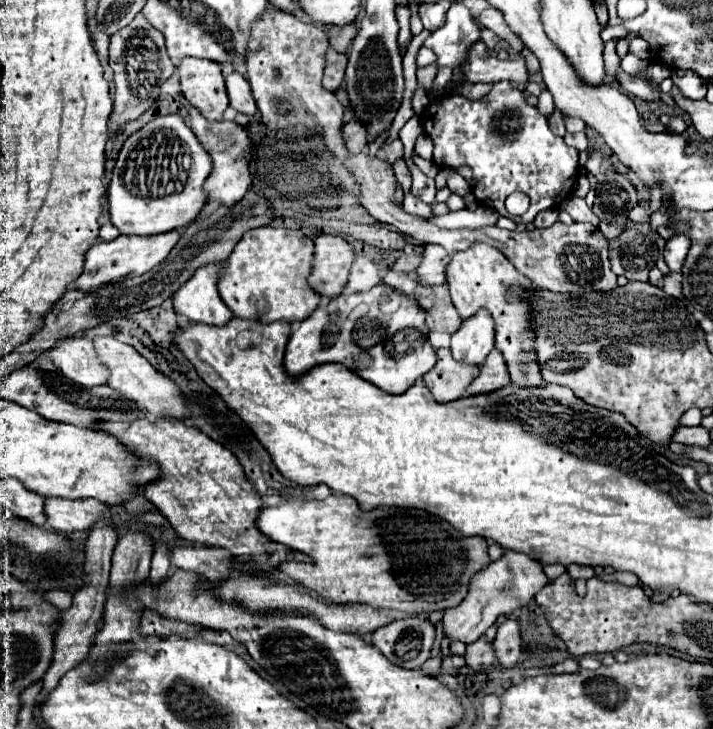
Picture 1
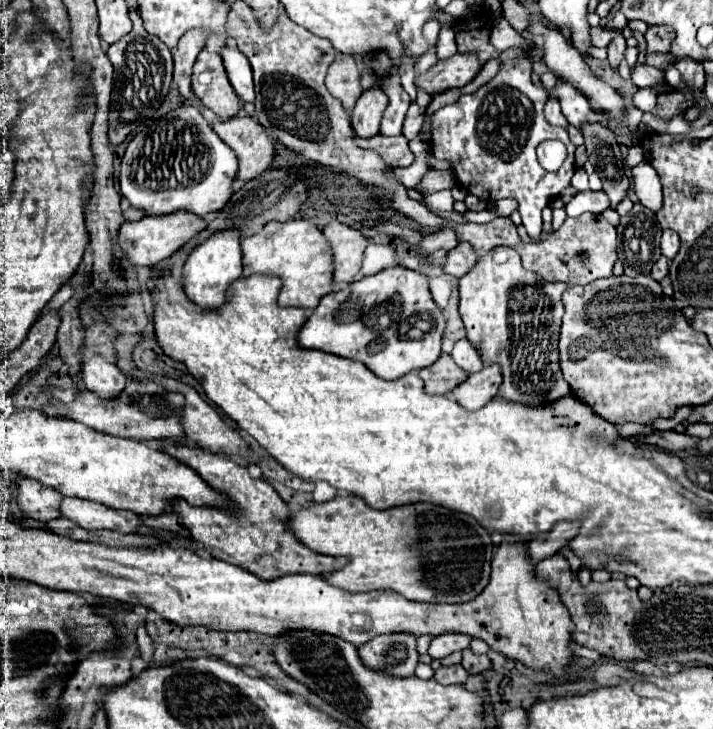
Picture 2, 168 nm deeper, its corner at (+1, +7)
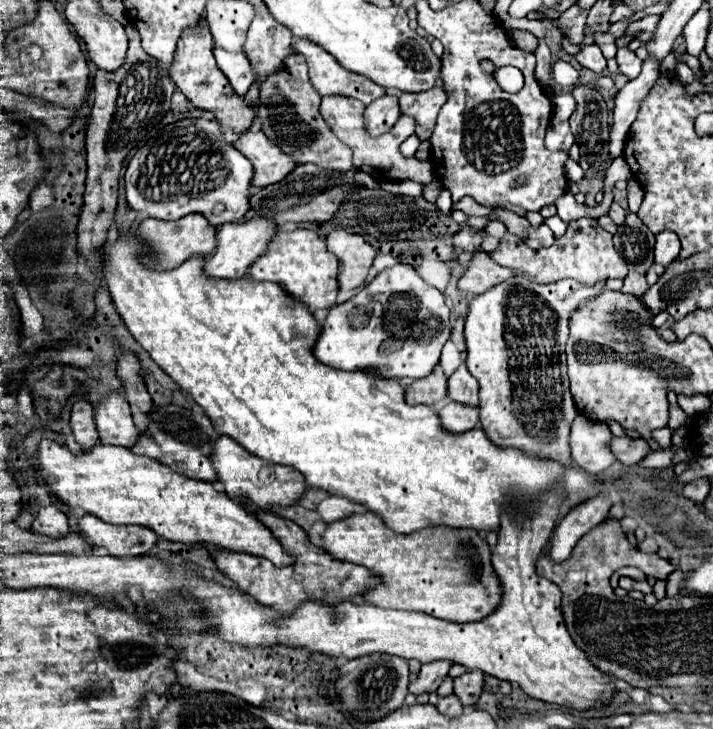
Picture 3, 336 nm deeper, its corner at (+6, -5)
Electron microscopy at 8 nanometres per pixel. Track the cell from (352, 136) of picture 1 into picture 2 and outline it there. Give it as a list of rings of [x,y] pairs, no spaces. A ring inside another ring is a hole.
[[[380,88],[366,90],[356,102],[352,128],[360,138],[370,138],[380,132],[380,120],[388,106],[388,96]]]

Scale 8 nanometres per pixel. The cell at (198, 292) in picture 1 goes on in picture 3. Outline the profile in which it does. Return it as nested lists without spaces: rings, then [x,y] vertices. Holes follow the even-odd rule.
[[[251,220],[251,222],[239,222],[239,224],[223,224],[217,228],[217,248],[213,254],[205,256],[203,272],[209,278],[215,280],[237,280],[245,276],[247,266],[253,264],[255,258],[259,258],[267,244],[271,242],[271,236],[277,232],[275,224],[271,220]]]

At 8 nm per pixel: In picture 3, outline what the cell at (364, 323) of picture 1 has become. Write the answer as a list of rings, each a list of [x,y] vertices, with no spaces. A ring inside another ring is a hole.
[[[397,264],[389,270],[383,270],[377,278],[373,278],[369,284],[363,286],[359,294],[355,294],[351,300],[337,304],[329,310],[319,338],[313,346],[313,356],[337,370],[369,370],[385,380],[393,378],[425,378],[431,374],[431,370],[439,364],[439,354],[443,344],[449,340],[451,334],[451,320],[449,320],[449,308],[445,304],[445,296],[429,286],[415,268]]]

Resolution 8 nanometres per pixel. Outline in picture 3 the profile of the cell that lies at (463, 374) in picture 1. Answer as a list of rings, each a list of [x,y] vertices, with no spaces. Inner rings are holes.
[[[437,366],[431,372],[431,376],[415,380],[405,390],[407,404],[427,404],[427,406],[433,406],[433,404],[437,404],[437,402],[441,402],[445,398],[447,398],[447,378],[445,378],[441,366]]]

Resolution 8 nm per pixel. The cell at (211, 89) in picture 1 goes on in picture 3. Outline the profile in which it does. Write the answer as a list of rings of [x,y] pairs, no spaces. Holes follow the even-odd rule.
[[[197,26],[191,32],[185,32],[183,40],[179,40],[179,48],[175,52],[175,60],[173,60],[173,66],[169,68],[169,74],[173,82],[179,86],[179,90],[193,102],[193,106],[213,112],[221,128],[229,128],[237,134],[243,134],[245,130],[249,130],[255,118],[255,112],[251,106],[243,102],[243,98],[235,96],[235,92],[229,88],[231,84],[223,76],[223,72],[217,68],[217,62],[211,50],[213,50],[213,40],[207,28]]]

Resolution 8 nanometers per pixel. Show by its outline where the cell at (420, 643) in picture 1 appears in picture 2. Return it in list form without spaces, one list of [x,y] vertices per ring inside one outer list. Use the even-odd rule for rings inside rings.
[[[386,634],[356,648],[362,664],[390,676],[414,676],[418,664],[416,636],[412,634]]]

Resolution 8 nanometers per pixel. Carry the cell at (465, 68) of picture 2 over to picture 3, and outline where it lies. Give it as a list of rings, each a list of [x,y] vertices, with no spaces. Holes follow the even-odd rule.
[[[437,84],[425,92],[403,92],[399,96],[401,112],[415,120],[415,134],[419,136],[419,140],[427,140],[431,136],[437,114],[445,102],[447,92],[443,84]]]

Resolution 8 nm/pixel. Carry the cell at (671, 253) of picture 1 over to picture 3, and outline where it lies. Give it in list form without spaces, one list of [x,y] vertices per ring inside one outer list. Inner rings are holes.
[[[659,232],[657,234],[657,244],[655,244],[655,262],[661,266],[669,266],[677,256],[679,256],[681,244],[677,234],[673,232]]]

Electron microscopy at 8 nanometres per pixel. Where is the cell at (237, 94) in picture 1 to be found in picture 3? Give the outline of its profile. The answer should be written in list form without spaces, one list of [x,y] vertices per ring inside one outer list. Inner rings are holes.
[[[215,48],[213,50],[215,54],[215,60],[217,60],[217,66],[219,70],[227,76],[231,88],[235,90],[237,96],[245,96],[249,86],[255,82],[255,74],[249,66],[249,60],[245,54],[233,54],[233,52],[225,52],[221,48]]]

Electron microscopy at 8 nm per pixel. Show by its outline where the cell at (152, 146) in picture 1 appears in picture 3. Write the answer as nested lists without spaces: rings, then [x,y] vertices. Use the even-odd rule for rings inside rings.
[[[185,118],[163,128],[157,142],[143,146],[125,170],[127,204],[151,218],[179,220],[191,212],[203,214],[209,224],[237,222],[249,210],[251,162],[223,140],[215,120]]]

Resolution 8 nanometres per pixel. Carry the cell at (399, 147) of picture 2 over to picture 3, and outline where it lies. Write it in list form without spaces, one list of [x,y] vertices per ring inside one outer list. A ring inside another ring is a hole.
[[[323,96],[321,98],[321,116],[323,116],[323,120],[327,120],[329,128],[337,134],[337,138],[353,150],[355,168],[371,174],[379,182],[383,182],[383,180],[413,180],[423,186],[431,184],[437,178],[433,164],[429,160],[423,162],[417,158],[405,158],[399,152],[399,144],[415,132],[415,122],[409,116],[401,116],[395,122],[395,126],[391,128],[391,132],[381,134],[377,138],[373,138],[373,136],[369,138],[365,132],[365,126],[363,126],[363,110],[365,110],[365,104],[355,98],[347,98],[347,96]]]

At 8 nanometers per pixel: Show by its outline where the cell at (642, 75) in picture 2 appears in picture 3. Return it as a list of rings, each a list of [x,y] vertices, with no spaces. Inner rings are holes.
[[[619,48],[617,50],[617,64],[619,64],[619,70],[631,80],[635,76],[639,76],[639,68],[641,68],[641,60],[627,48]]]

